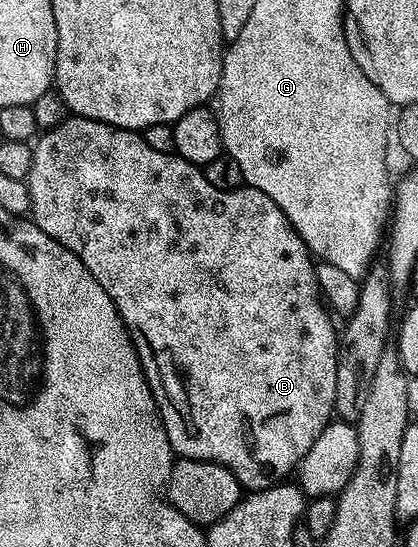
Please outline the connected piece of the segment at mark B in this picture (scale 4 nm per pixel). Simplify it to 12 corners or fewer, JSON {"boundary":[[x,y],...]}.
{"boundary":[[68,117],[30,221],[113,300],[181,458],[332,421],[313,255],[244,184]]}

